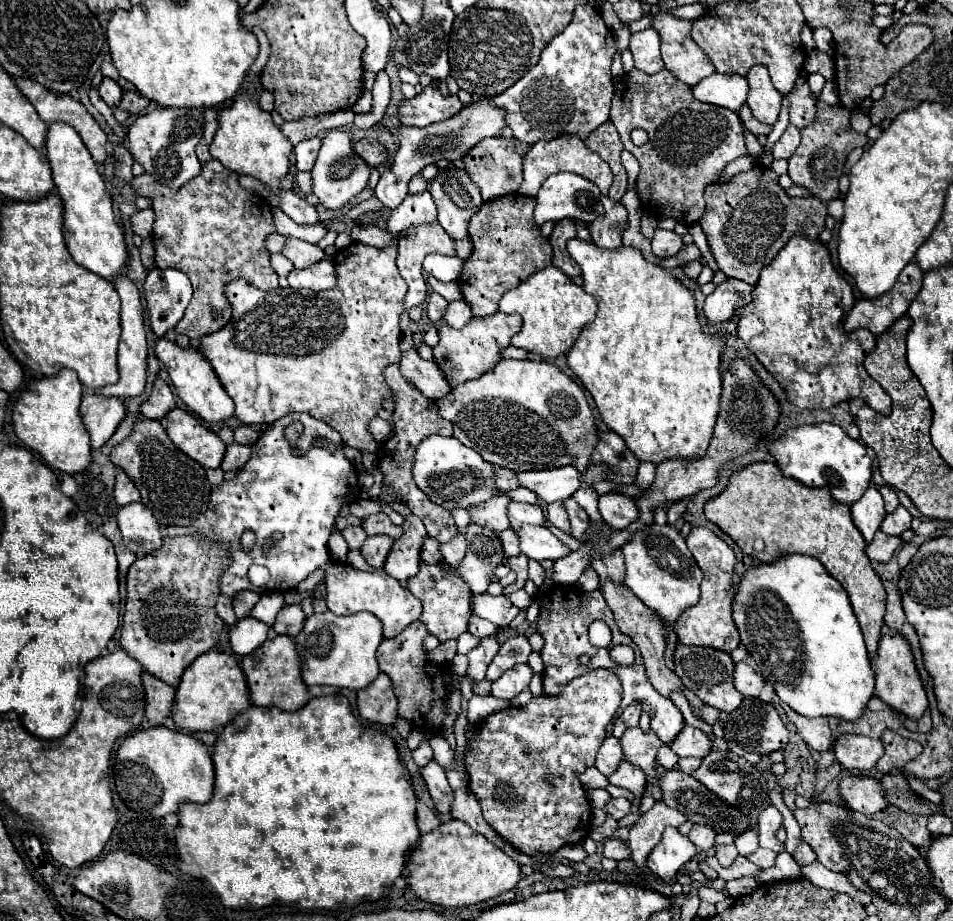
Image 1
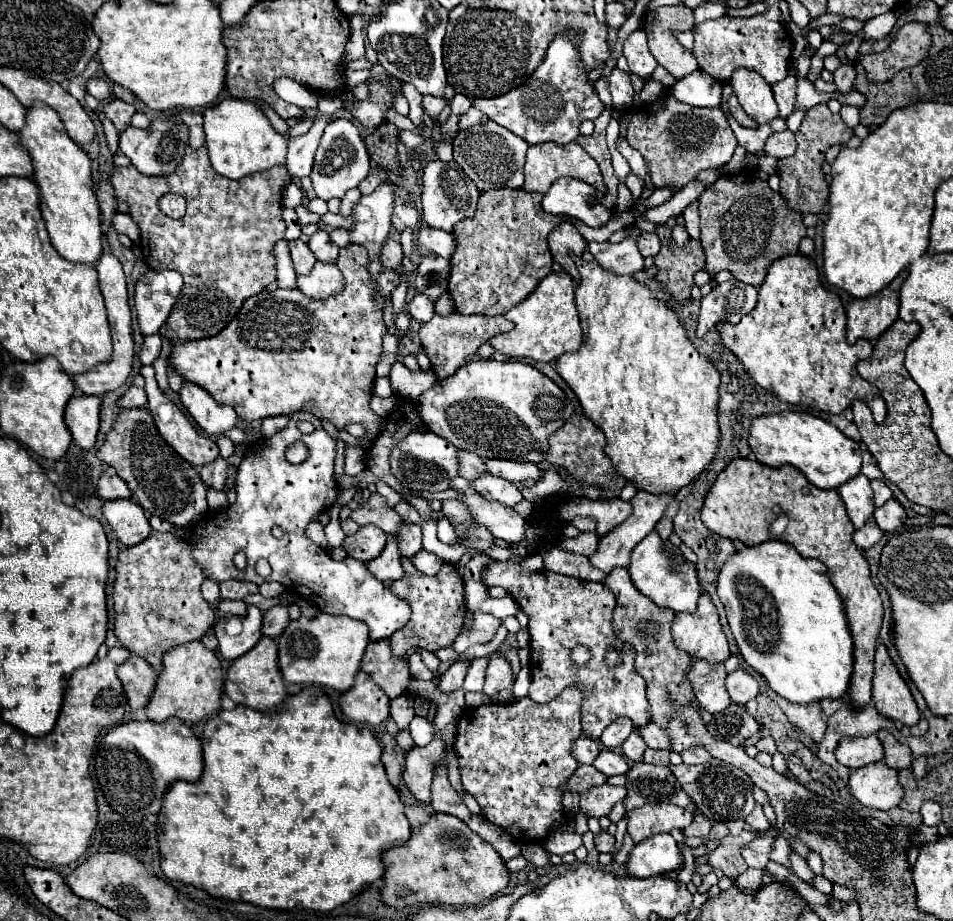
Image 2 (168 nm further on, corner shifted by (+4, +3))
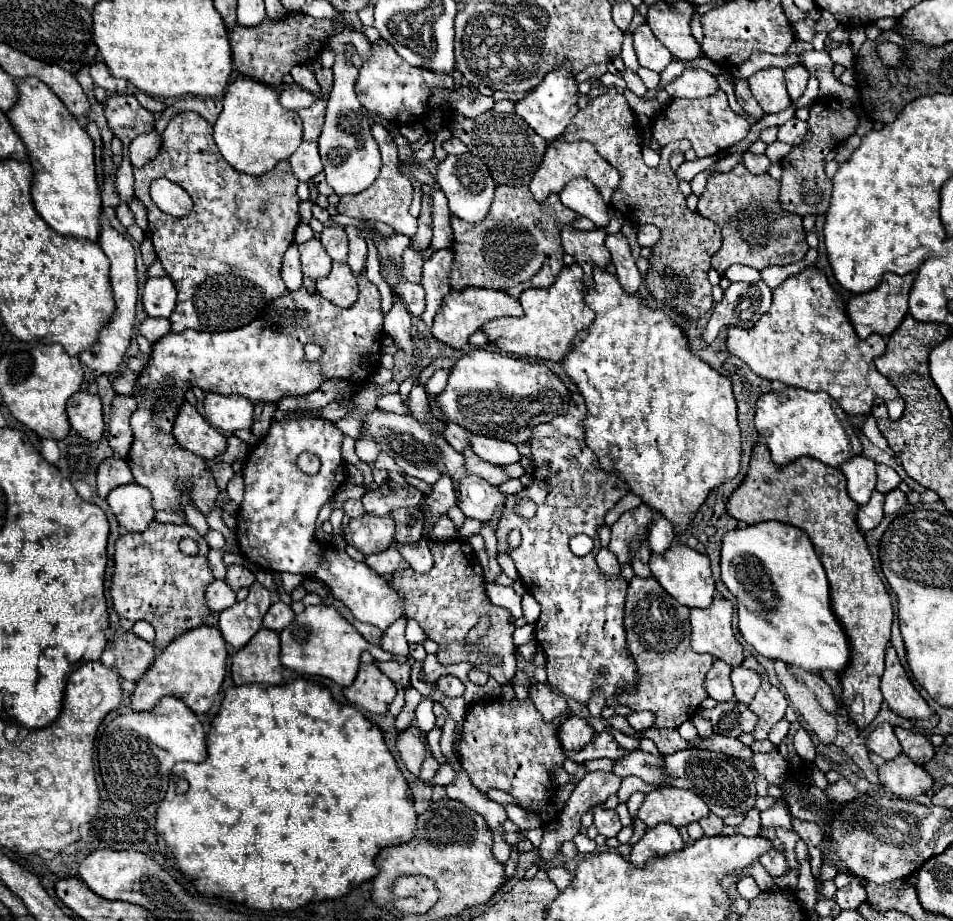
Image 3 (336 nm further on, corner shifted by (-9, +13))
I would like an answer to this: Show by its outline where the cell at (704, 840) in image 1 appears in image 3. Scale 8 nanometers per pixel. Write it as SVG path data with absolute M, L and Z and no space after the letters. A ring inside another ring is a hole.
M712 813L708 817L704 817L704 819L700 819L698 823L700 823L700 827L704 829L706 835L720 835L722 833L722 827L724 827L722 819L716 817L716 815L712 815Z

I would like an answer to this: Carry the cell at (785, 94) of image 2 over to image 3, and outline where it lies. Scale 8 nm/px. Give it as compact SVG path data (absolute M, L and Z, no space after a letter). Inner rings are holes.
M792 65L786 69L786 89L788 89L788 95L792 101L804 93L808 77L810 77L810 73L802 65Z

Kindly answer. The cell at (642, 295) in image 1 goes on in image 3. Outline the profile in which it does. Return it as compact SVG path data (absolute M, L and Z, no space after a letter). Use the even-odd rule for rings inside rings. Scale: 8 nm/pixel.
M602 269L594 271L594 287L586 291L584 299L586 299L586 305L596 313L596 319L588 327L588 330L582 330L577 333L573 340L572 351L568 351L568 355L562 359L562 367L564 367L566 375L580 389L582 397L586 401L586 407L588 407L588 413L586 413L586 419L584 419L586 443L594 451L594 455L600 461L600 467L606 473L616 473L618 477L622 477L622 481L628 483L630 491L634 495L638 495L642 499L642 503L646 503L654 511L662 513L662 517L670 519L670 523L674 525L674 533L682 535L690 527L690 523L692 523L698 507L702 507L702 503L706 501L706 495L712 489L718 489L724 481L734 479L738 475L738 471L740 471L742 449L740 449L740 429L738 429L738 421L736 421L736 401L734 401L734 395L732 395L732 381L726 379L726 377L722 377L712 367L708 367L696 355L692 355L692 351L688 349L688 343L686 343L686 337L684 337L682 329L664 311L644 307L642 301L640 301L640 297L628 295L620 287L618 279L614 275L610 275L608 271L602 271Z

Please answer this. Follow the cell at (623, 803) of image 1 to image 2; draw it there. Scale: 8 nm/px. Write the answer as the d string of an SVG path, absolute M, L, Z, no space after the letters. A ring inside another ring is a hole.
M599 785L591 787L589 791L581 793L581 813L587 817L603 817L609 815L613 805L617 805L627 795L625 787L611 787L611 785Z

